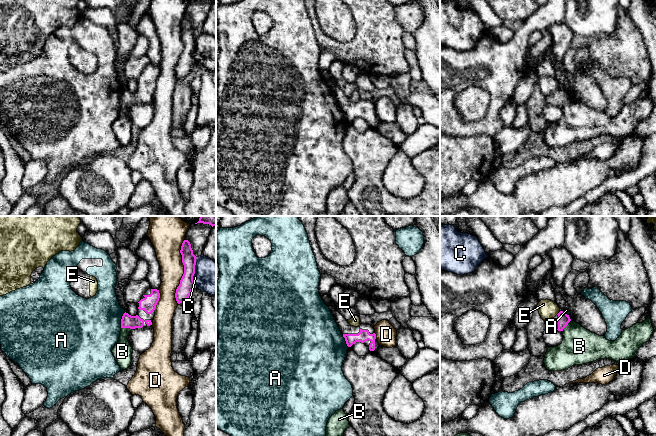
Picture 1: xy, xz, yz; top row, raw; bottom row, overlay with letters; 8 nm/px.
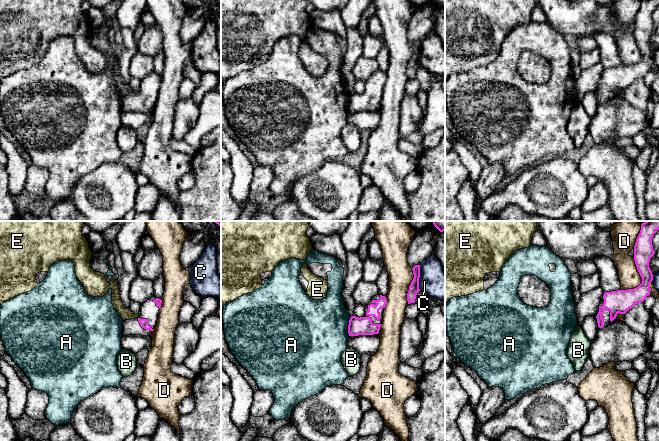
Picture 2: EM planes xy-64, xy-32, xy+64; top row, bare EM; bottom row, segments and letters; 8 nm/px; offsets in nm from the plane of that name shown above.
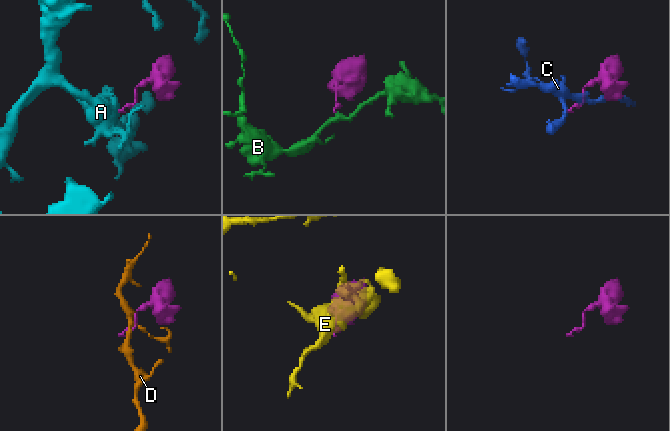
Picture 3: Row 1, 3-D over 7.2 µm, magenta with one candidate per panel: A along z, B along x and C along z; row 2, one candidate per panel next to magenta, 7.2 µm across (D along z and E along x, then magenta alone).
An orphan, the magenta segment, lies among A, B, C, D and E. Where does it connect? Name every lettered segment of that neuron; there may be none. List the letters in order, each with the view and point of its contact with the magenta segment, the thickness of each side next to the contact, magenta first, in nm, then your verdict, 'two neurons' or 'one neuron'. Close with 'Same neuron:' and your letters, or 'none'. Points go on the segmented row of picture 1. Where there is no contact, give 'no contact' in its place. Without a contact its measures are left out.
A: xy (121, 320) | 110/460 nm | two neurons
B: yz (566, 325) | 100/280 nm | one neuron
C: xy (194, 272) | 120/260 nm | two neurons
D: xy (184, 272) | 120/220 nm | two neurons
E: yz (559, 312) | 100/150 nm | two neurons
Same neuron: B

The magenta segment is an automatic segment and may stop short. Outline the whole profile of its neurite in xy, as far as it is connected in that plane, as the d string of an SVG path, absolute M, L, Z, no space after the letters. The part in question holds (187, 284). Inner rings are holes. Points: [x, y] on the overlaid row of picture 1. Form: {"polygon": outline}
{"polygon": "M188 240L183 241L180 253L182 255L182 263L184 265L184 274L175 293L175 298L178 304L186 301L190 297L192 290L196 288L193 276L195 274L197 257L193 254L191 244Z"}

